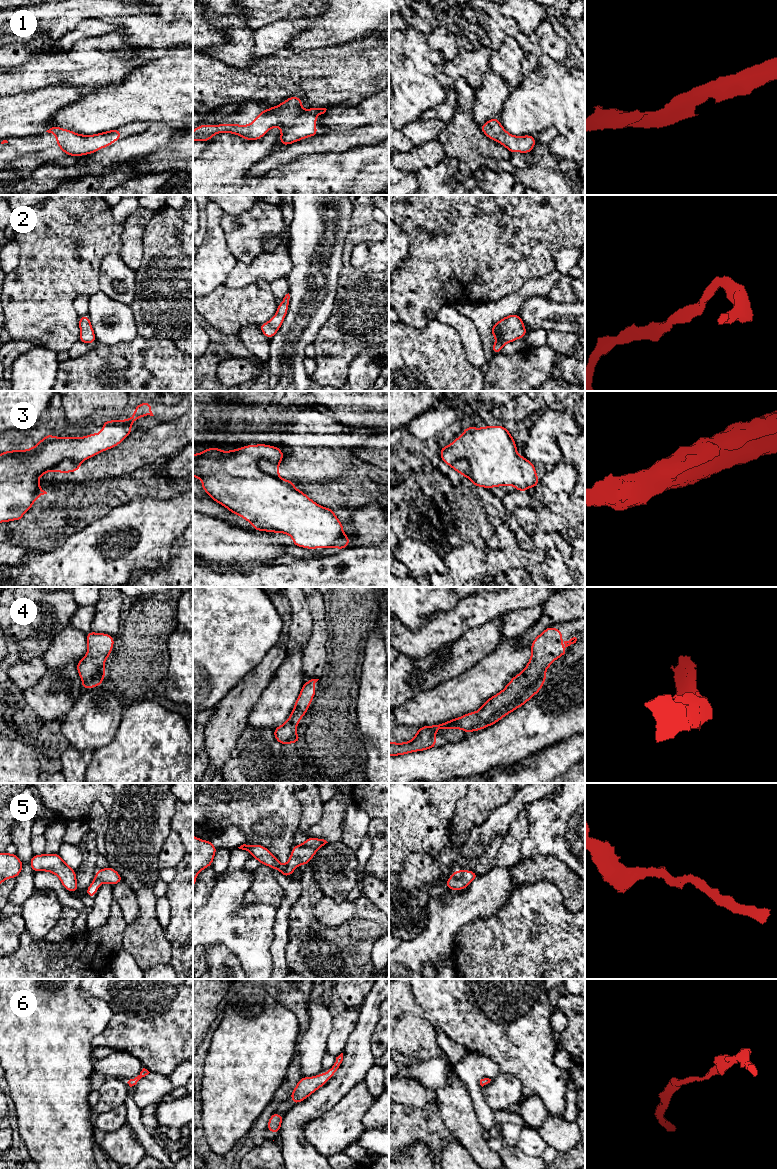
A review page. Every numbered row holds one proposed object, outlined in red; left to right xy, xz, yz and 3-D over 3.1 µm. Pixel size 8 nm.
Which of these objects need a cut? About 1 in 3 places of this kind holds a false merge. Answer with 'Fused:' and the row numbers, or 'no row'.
Fused: 3

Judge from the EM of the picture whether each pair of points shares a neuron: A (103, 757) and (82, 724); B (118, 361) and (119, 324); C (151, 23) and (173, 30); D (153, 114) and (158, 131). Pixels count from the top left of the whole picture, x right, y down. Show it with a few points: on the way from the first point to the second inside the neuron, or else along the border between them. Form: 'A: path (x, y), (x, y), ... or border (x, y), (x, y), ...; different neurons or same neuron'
A: border (116, 734), (108, 744), (92, 751); different neurons
B: border (137, 334), (125, 342), (114, 344), (98, 342); different neurons
C: path (156, 28), (158, 30), (168, 30); same neuron
D: border (151, 122), (170, 124); different neurons

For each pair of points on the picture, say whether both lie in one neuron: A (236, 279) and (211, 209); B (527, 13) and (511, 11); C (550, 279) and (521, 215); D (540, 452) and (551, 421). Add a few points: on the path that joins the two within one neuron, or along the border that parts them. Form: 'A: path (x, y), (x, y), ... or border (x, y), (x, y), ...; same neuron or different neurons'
A: border (238, 262), (223, 284); different neurons
B: path (523, 11), (515, 11); same neuron
C: border (554, 269), (526, 282); different neurons
D: path (542, 444), (545, 429); same neuron

